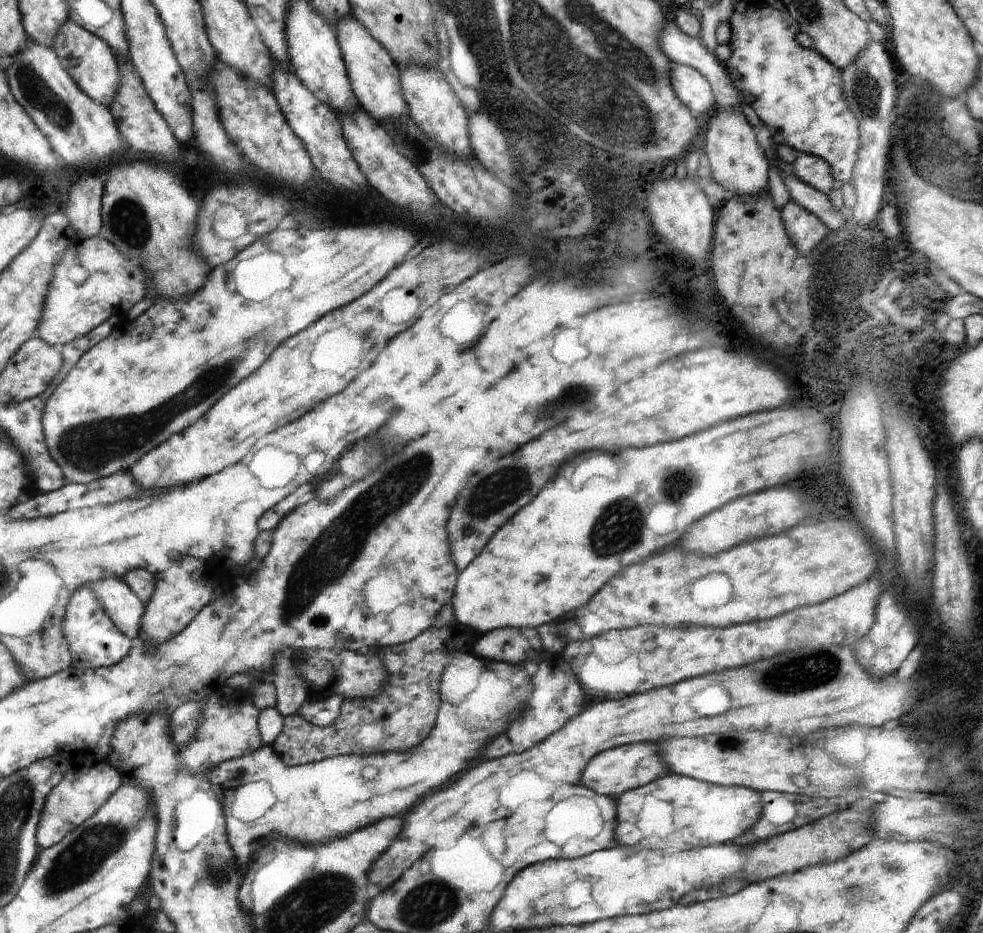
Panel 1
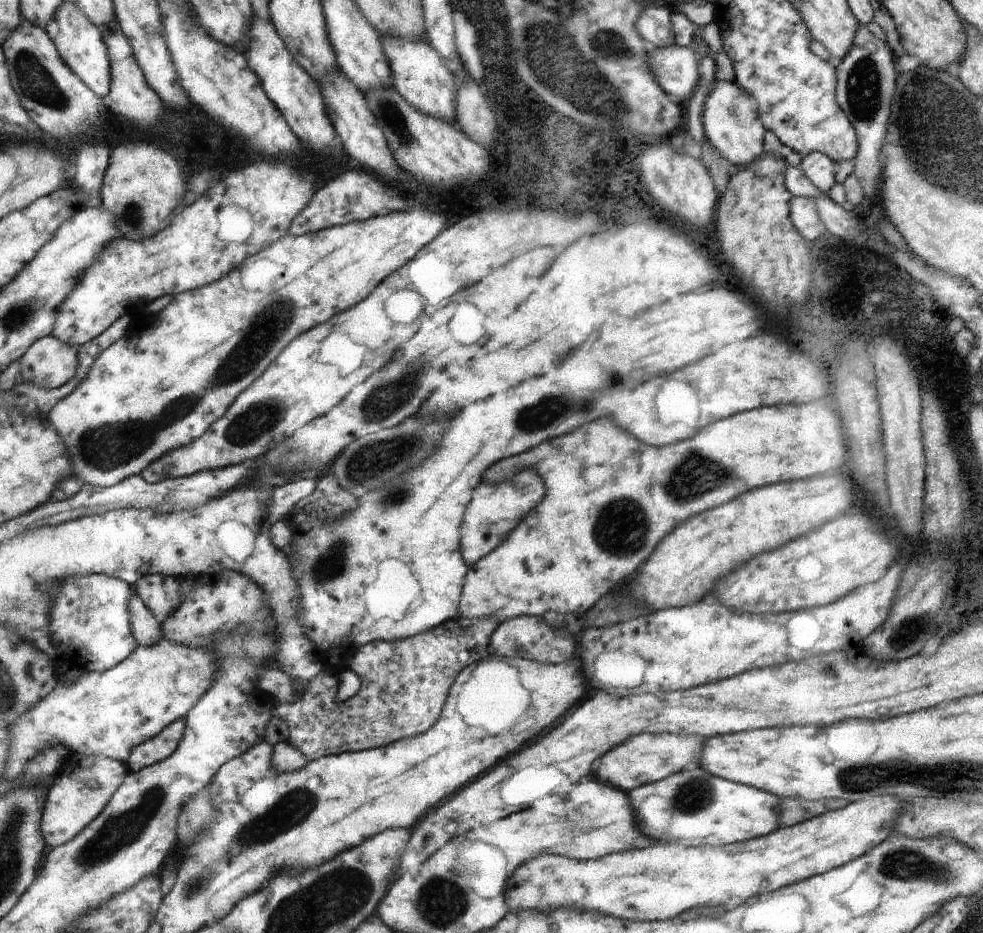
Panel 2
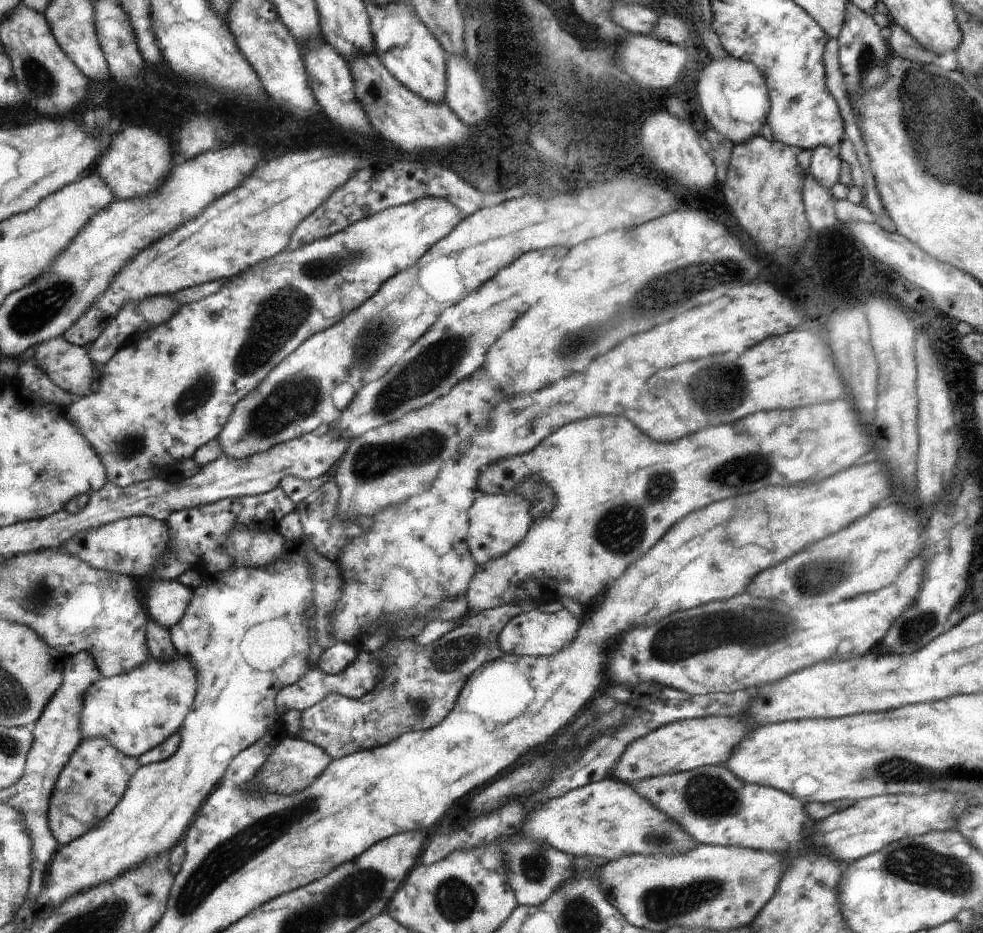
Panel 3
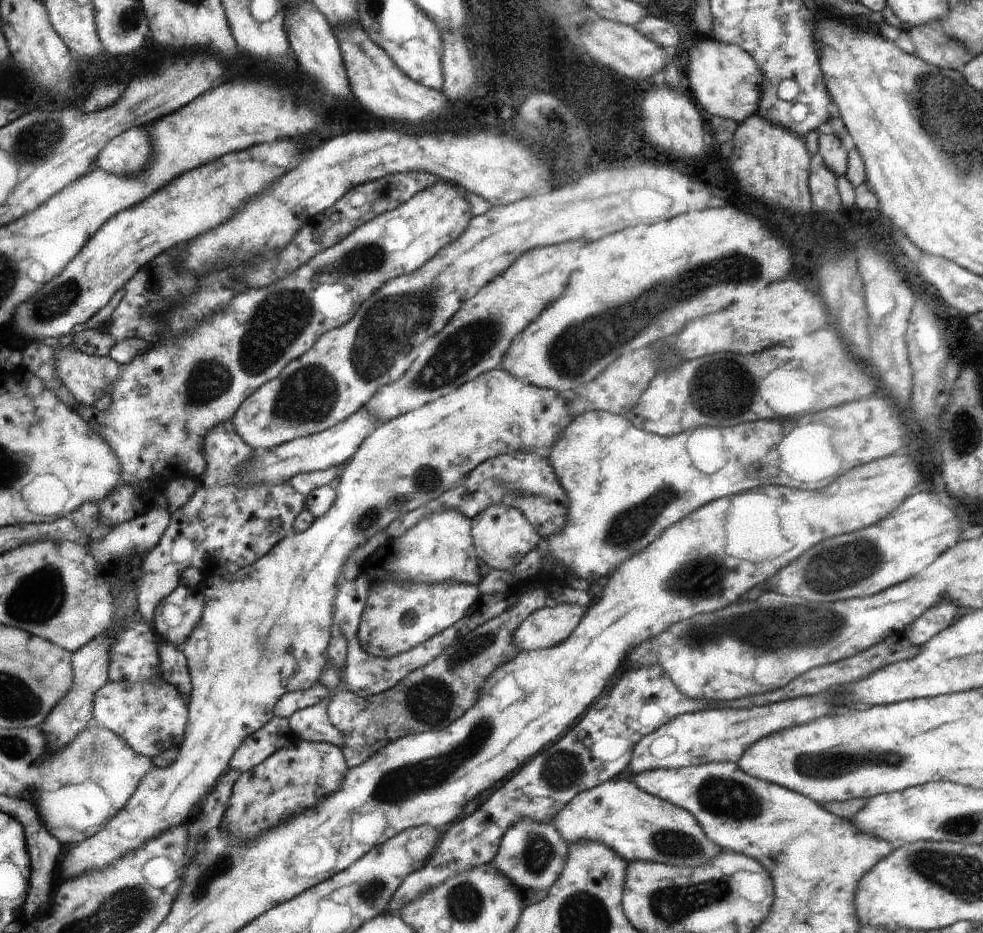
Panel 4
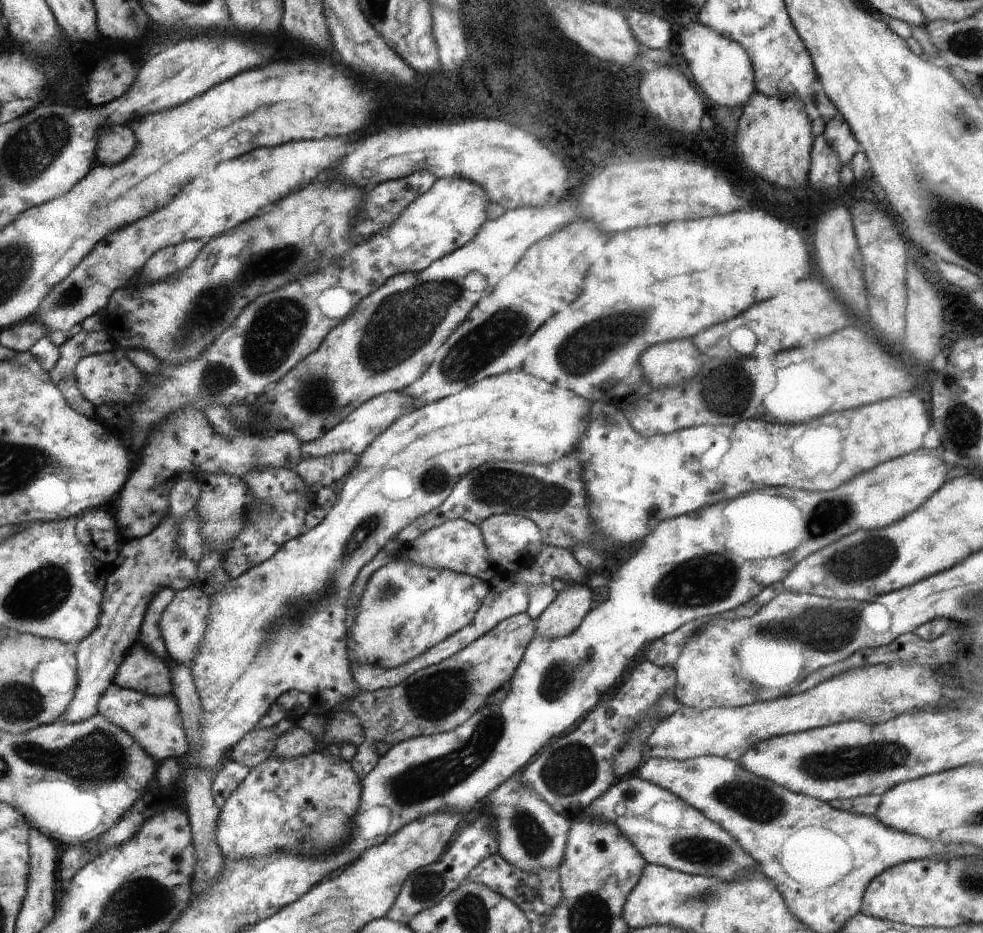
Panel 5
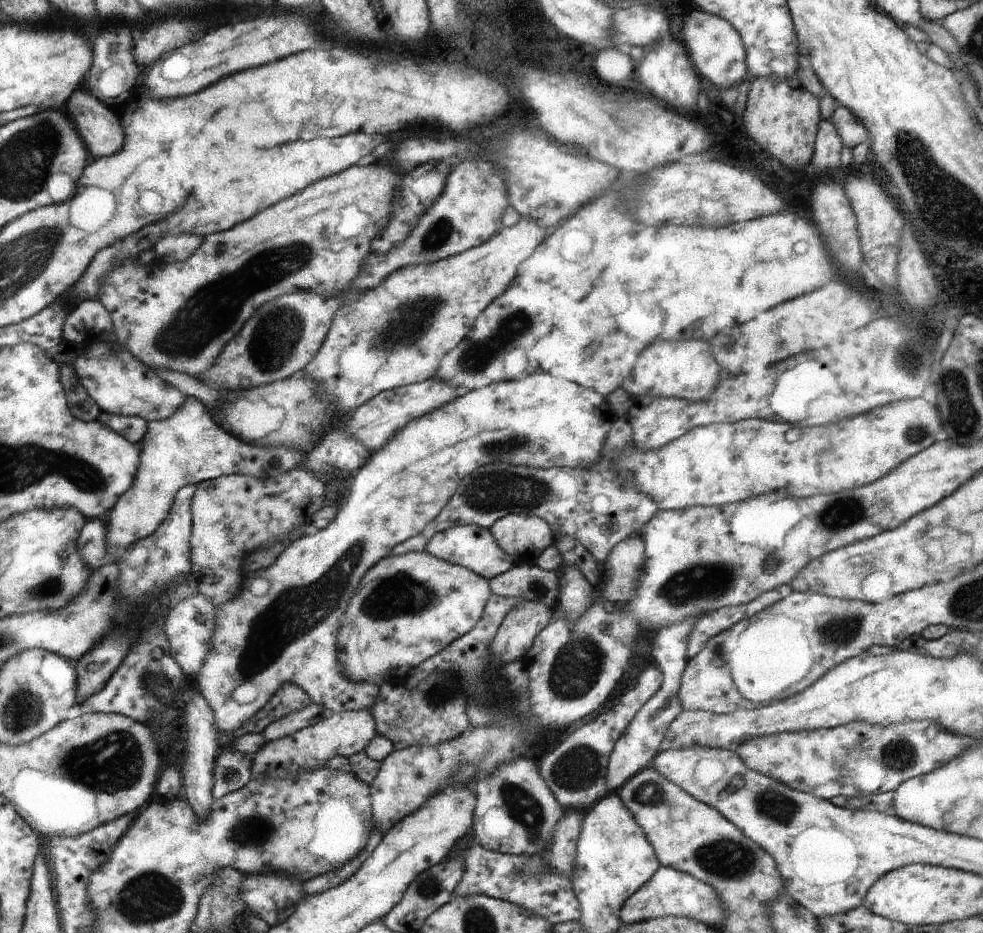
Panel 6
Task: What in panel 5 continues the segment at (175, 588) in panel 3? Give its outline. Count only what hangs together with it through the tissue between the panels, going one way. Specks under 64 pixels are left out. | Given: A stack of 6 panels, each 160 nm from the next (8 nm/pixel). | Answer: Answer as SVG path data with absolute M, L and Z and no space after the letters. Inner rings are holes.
M192 584L181 591L175 591L173 601L164 609L159 627L170 658L180 665L191 666L208 630L212 598L200 587Z

